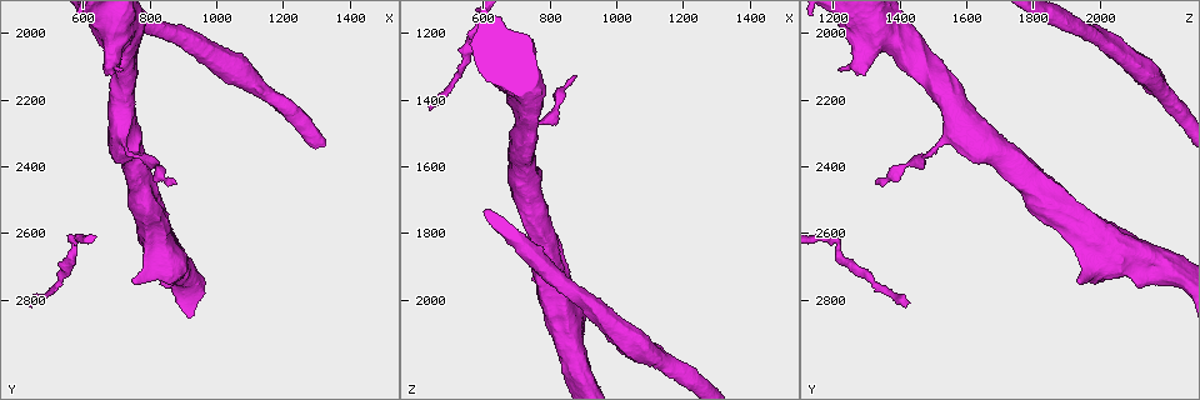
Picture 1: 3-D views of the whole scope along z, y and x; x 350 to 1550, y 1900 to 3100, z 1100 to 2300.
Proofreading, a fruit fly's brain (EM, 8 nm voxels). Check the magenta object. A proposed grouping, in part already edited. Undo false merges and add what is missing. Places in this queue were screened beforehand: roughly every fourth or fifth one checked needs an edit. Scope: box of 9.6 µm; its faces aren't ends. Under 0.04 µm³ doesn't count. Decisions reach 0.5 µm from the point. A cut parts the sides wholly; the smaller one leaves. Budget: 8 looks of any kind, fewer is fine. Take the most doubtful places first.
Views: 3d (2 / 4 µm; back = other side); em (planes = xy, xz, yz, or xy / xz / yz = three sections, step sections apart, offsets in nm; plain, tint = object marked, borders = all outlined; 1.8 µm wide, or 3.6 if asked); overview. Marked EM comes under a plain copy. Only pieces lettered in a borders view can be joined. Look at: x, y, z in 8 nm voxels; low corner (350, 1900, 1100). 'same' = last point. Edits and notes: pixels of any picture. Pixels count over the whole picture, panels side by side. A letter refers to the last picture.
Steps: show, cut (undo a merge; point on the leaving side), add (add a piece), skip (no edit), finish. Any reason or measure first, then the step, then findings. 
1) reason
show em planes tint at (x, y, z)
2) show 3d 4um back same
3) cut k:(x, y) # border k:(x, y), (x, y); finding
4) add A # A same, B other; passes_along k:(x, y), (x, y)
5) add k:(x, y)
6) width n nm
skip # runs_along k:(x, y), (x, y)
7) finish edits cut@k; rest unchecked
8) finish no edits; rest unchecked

end of a long branch
show 3d 4um at (880, 2450, 1320)

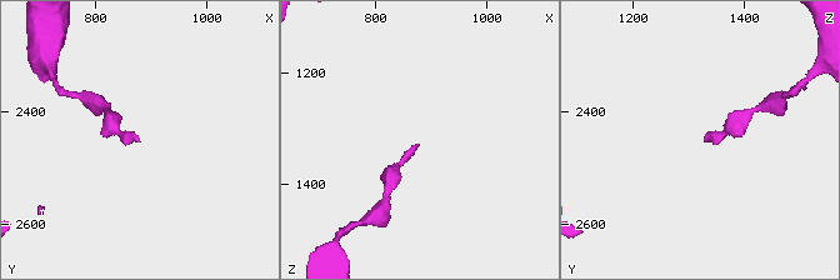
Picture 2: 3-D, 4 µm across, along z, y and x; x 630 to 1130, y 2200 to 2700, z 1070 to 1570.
shape alone is not enough
show em planes borders at (875, 2450, 1325)

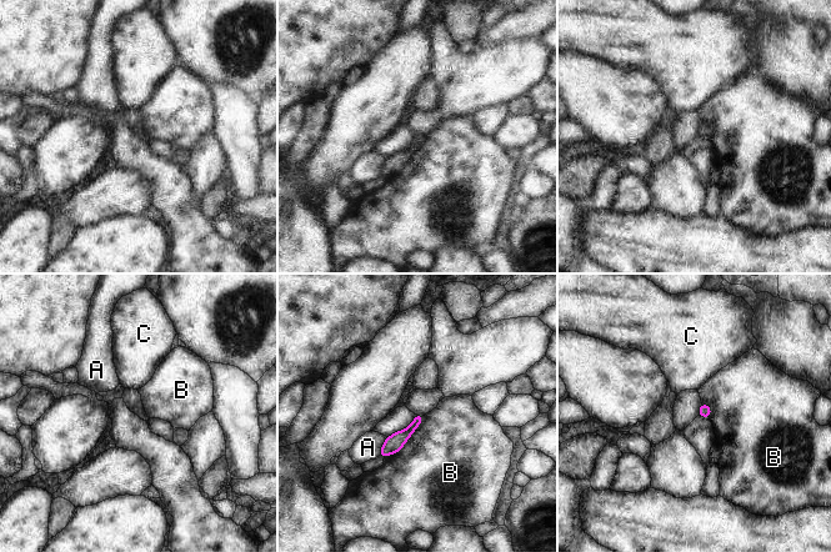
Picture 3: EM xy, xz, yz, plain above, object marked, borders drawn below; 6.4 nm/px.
skip # A other, B other, C other; none of them fits

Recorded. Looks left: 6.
branch stops here
show em planes borders at (740, 2750, 1940)

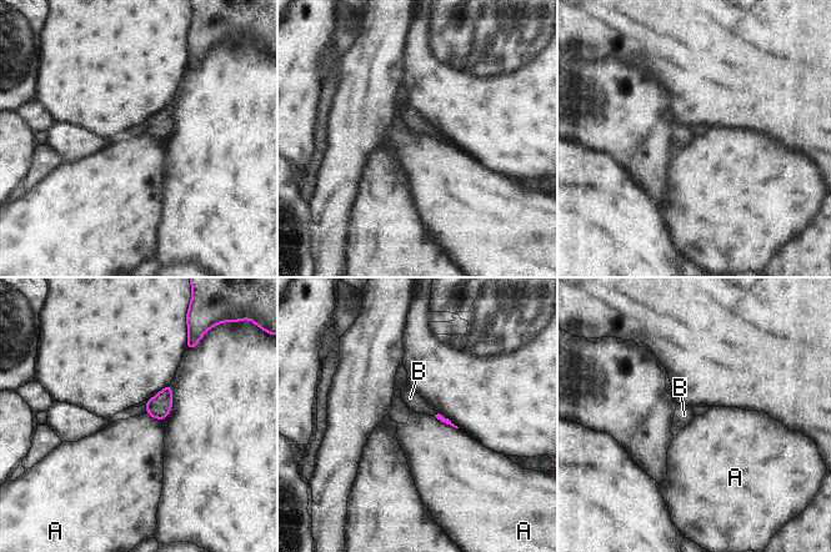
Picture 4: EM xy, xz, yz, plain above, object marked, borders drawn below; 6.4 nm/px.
add B # A other, B same; the cell continues

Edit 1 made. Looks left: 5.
show overview

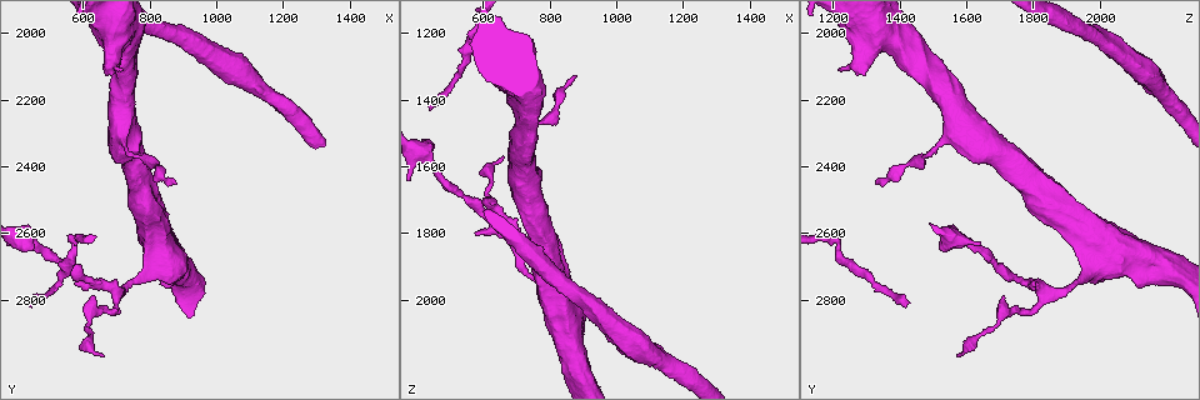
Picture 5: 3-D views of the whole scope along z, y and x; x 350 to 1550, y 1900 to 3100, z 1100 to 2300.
stops while still wide
show em planes borders at (710, 2110, 1220)

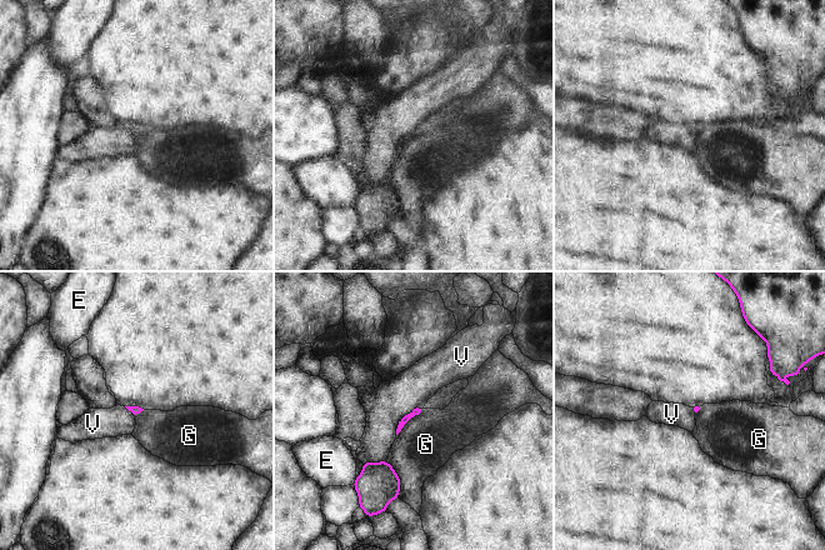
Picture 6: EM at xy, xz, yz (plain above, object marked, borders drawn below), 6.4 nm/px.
skip # E other, G other, V other; no lettered piece goes on from it

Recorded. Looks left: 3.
finish edits add@4; rest unchecked

